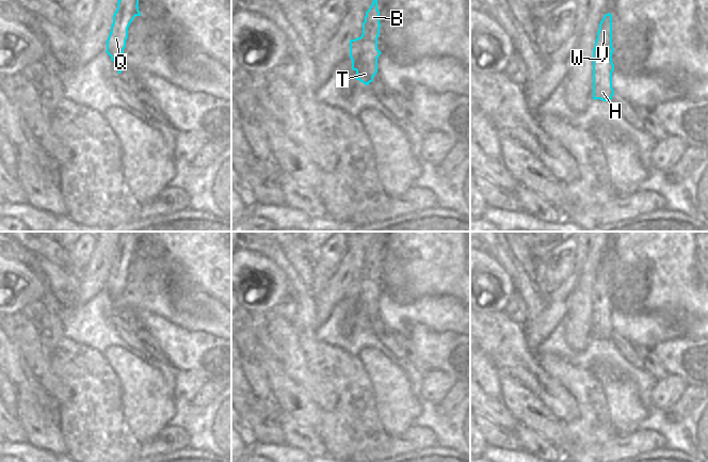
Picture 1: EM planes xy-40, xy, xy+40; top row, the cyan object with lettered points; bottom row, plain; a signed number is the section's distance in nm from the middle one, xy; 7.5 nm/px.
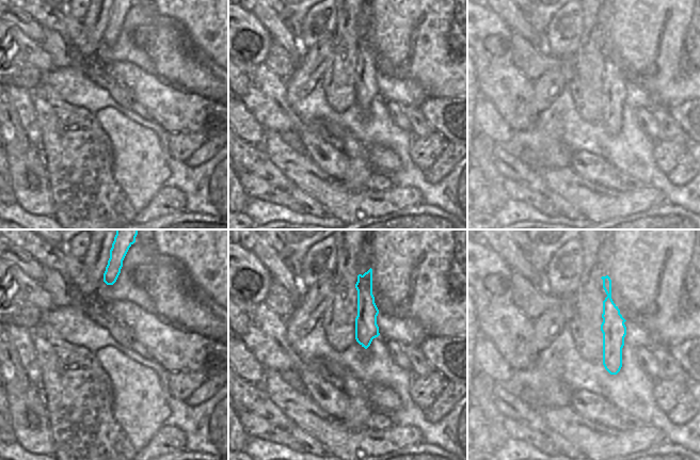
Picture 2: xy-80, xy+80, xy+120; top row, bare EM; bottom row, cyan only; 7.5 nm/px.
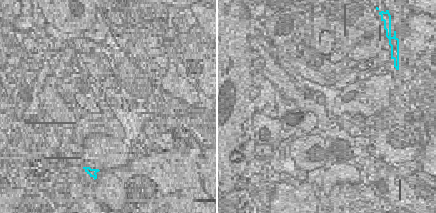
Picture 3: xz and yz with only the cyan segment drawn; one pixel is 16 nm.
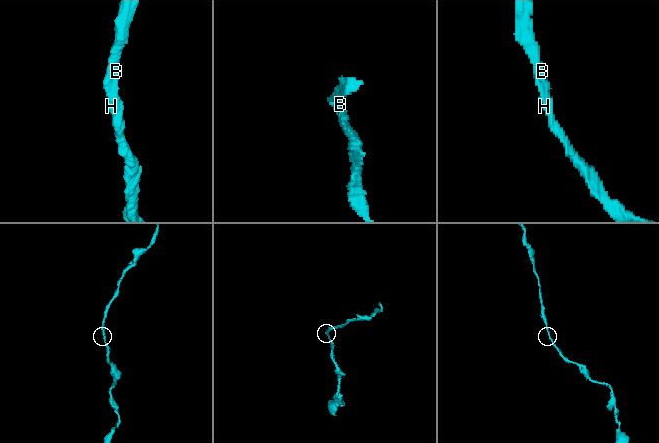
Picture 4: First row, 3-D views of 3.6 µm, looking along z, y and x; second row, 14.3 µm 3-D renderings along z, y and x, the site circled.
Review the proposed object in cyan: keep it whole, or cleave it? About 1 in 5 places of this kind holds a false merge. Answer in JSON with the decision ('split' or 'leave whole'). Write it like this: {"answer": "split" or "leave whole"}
{"answer": "leave whole"}

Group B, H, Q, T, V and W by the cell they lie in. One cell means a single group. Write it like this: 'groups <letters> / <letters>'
groups B H Q T V W

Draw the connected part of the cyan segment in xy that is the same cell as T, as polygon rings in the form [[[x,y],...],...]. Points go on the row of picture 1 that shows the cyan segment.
[[[373,0],[371,6],[366,12],[361,36],[350,39],[352,69],[356,71],[356,80],[366,85],[373,81],[373,77],[377,73],[377,58],[382,53],[377,49],[380,28],[377,0]]]

